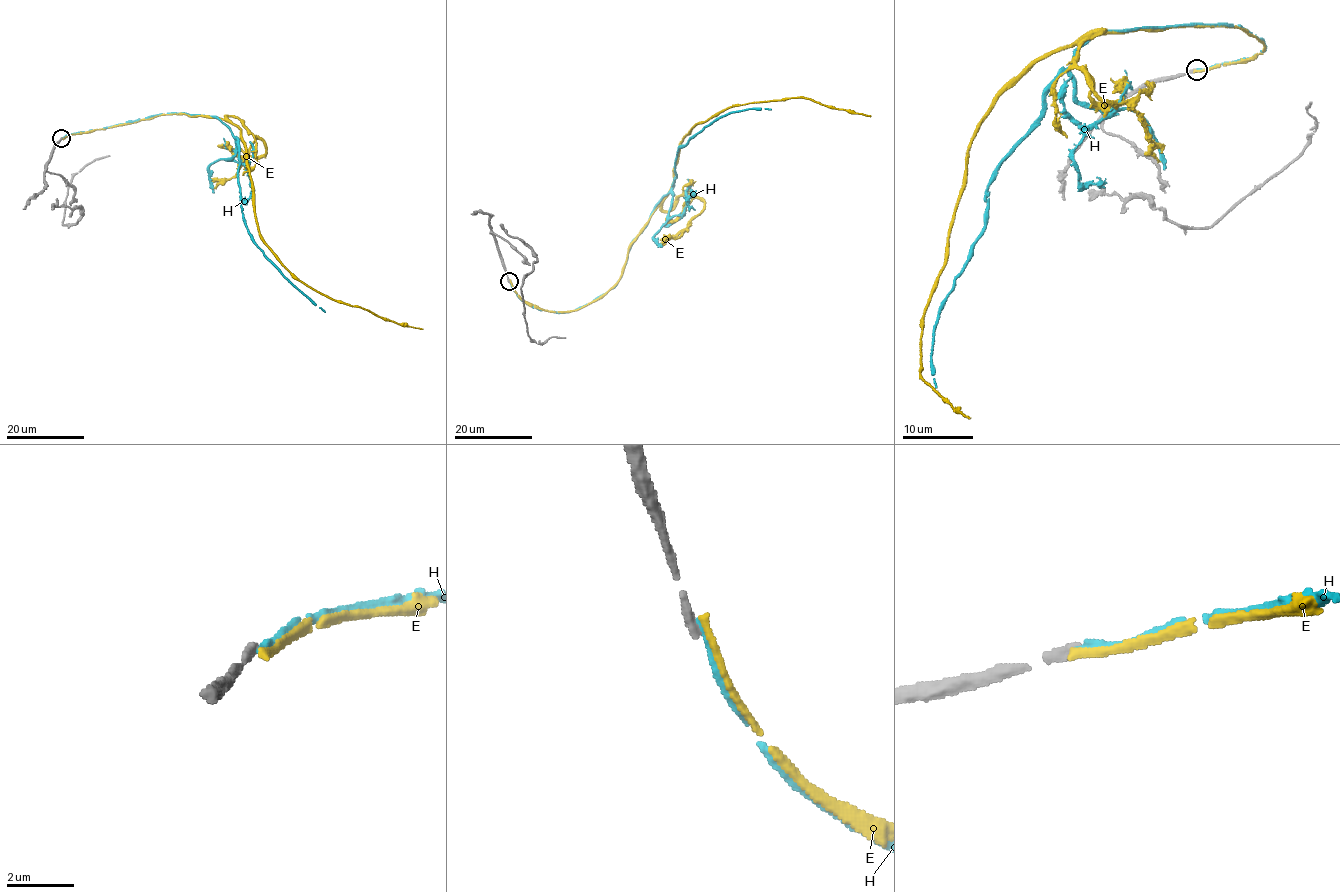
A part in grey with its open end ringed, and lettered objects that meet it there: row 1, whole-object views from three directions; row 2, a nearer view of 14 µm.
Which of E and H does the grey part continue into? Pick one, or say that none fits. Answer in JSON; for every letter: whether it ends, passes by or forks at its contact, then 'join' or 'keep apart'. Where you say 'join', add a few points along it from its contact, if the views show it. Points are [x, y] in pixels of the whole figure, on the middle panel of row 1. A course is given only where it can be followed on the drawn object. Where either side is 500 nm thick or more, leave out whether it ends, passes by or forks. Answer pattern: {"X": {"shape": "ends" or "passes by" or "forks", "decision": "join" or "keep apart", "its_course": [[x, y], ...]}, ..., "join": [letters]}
{"E": {"shape": "ends", "decision": "keep apart"}, "H": {"shape": "ends", "decision": "keep apart"}, "join": []}

